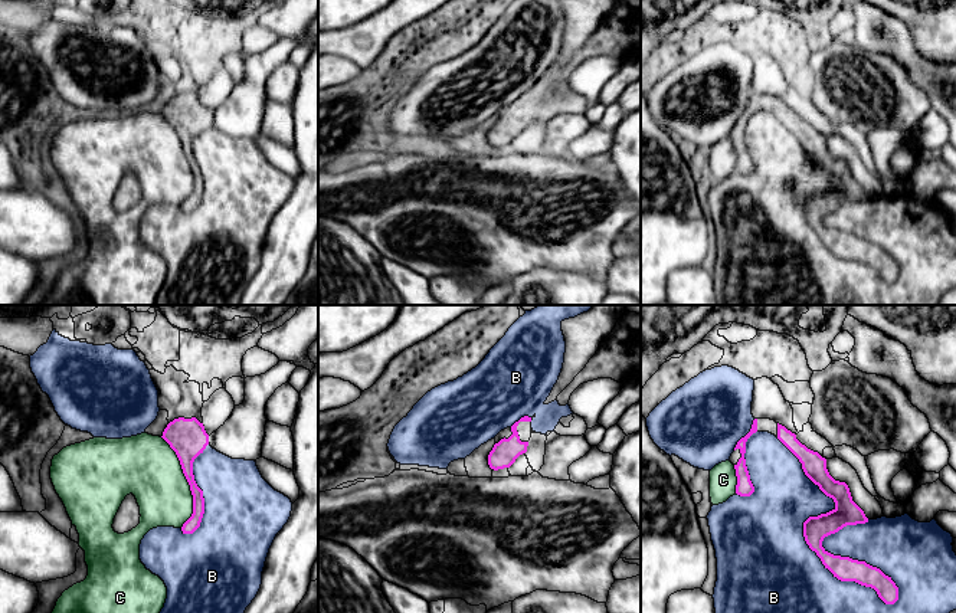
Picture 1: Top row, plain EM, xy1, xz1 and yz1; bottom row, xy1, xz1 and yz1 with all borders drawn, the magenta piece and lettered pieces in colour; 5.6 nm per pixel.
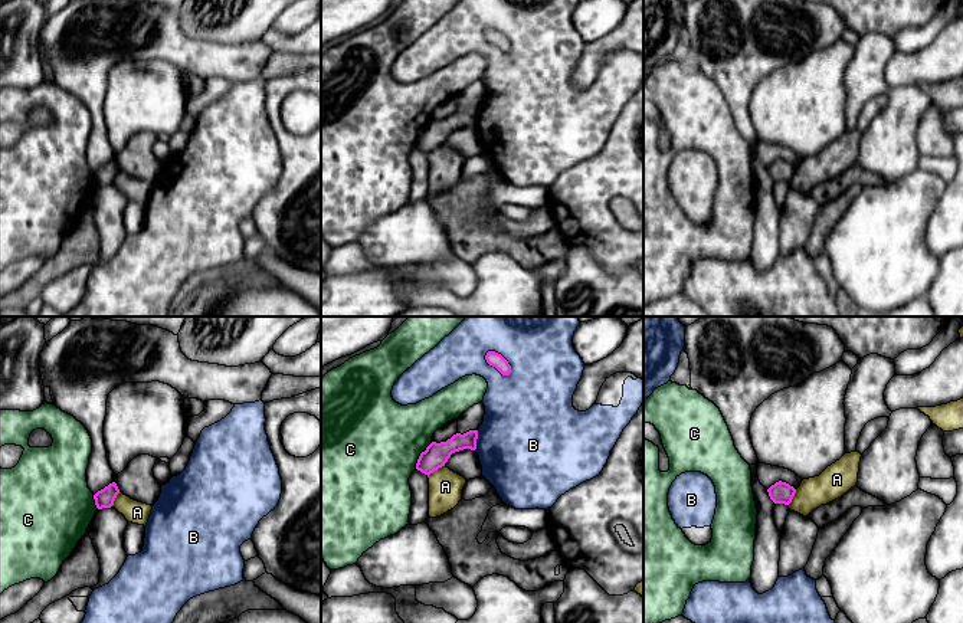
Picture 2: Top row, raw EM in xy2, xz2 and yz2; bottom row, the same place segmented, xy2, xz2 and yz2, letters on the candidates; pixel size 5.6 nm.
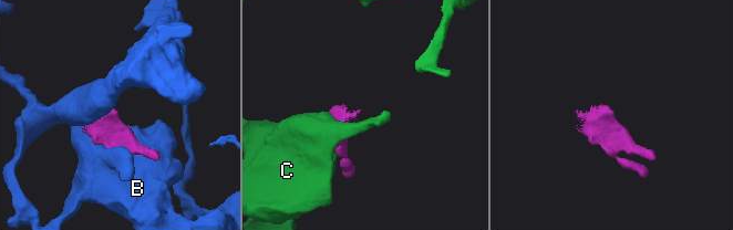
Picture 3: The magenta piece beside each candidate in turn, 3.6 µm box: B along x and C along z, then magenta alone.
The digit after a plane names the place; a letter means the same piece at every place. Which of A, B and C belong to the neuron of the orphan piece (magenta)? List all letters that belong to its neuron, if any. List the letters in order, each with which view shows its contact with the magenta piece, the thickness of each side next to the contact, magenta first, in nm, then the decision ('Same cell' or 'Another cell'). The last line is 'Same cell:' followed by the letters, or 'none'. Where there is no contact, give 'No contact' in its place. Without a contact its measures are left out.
A: Touches magenta in xz2. Thickness 140 nm (magenta) against 190 nm. Another cell
B: Touches magenta in yz1. Thickness 140 nm (magenta) against 480 nm. Another cell
C: Touches magenta in xy1. Thickness 220 nm (magenta) against 340 nm. Another cell
Same cell: none

